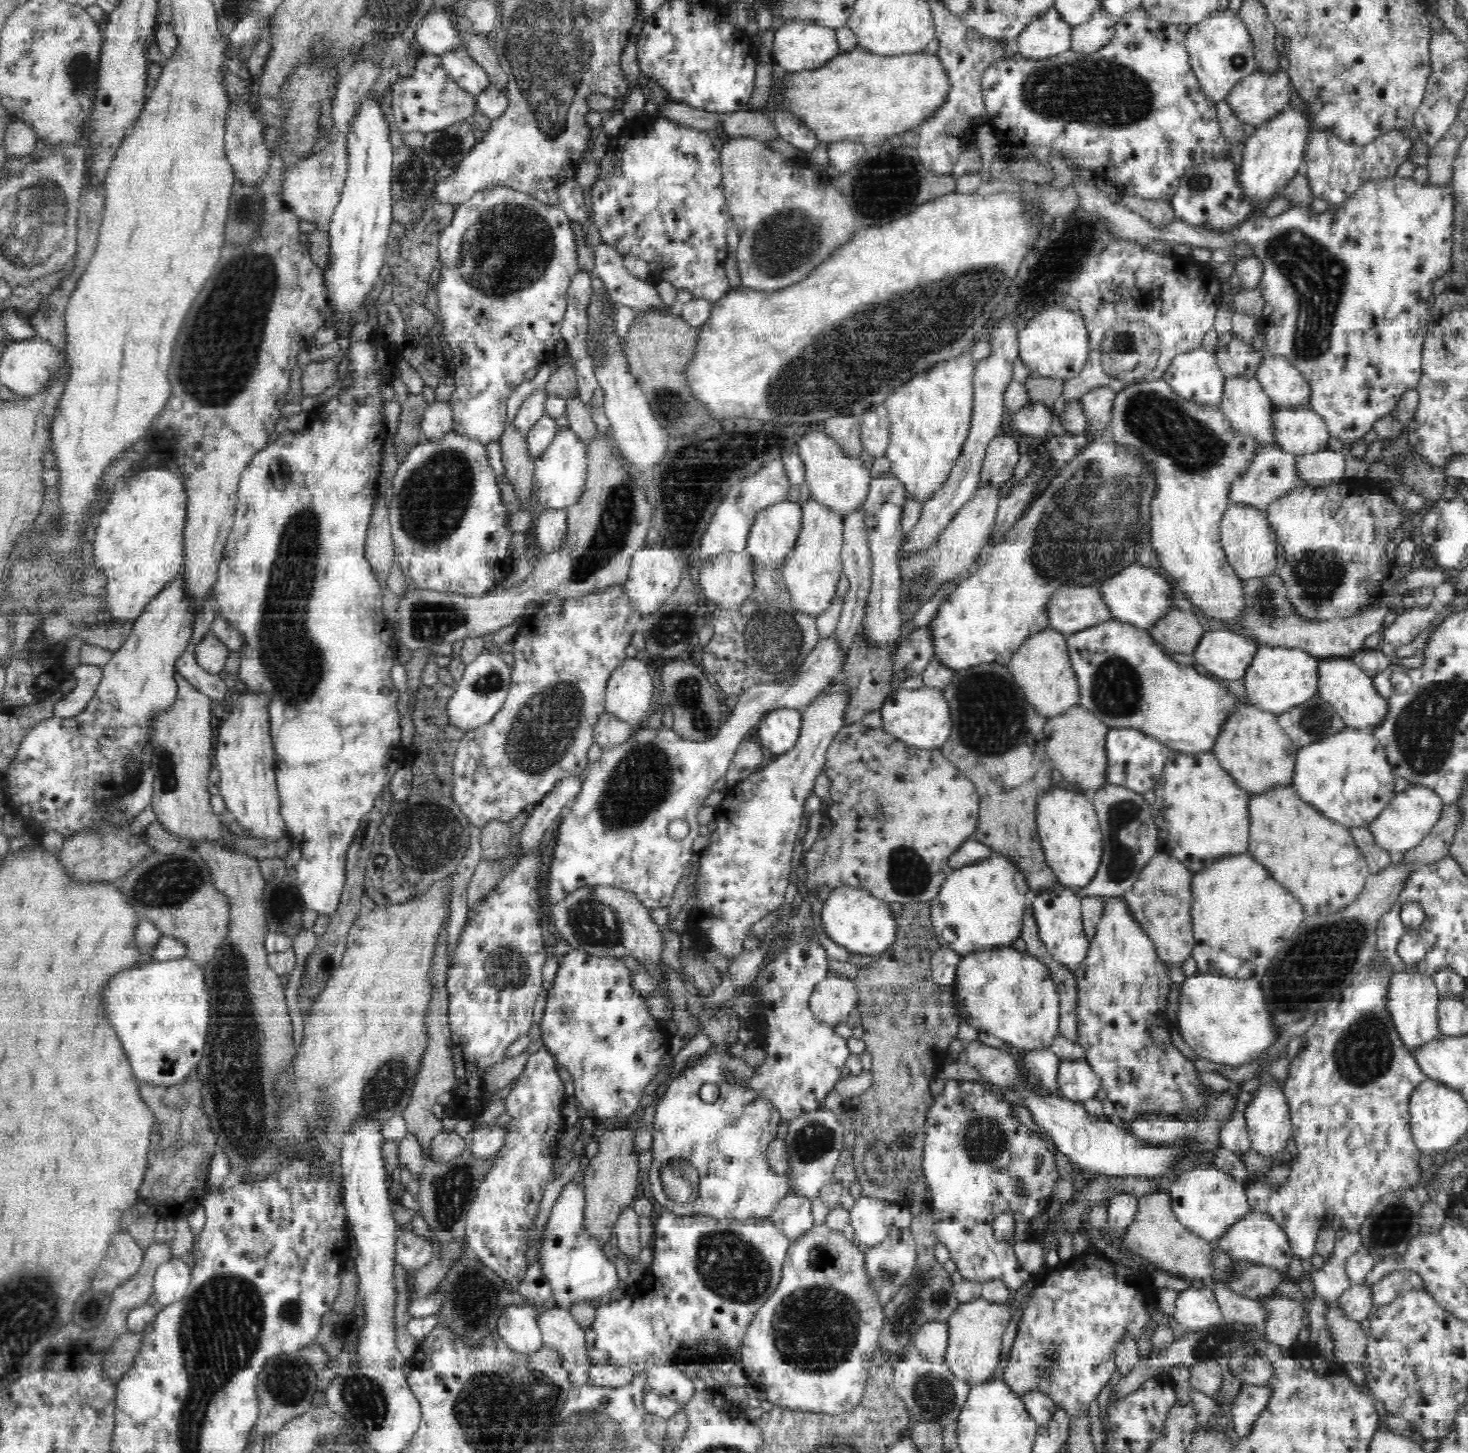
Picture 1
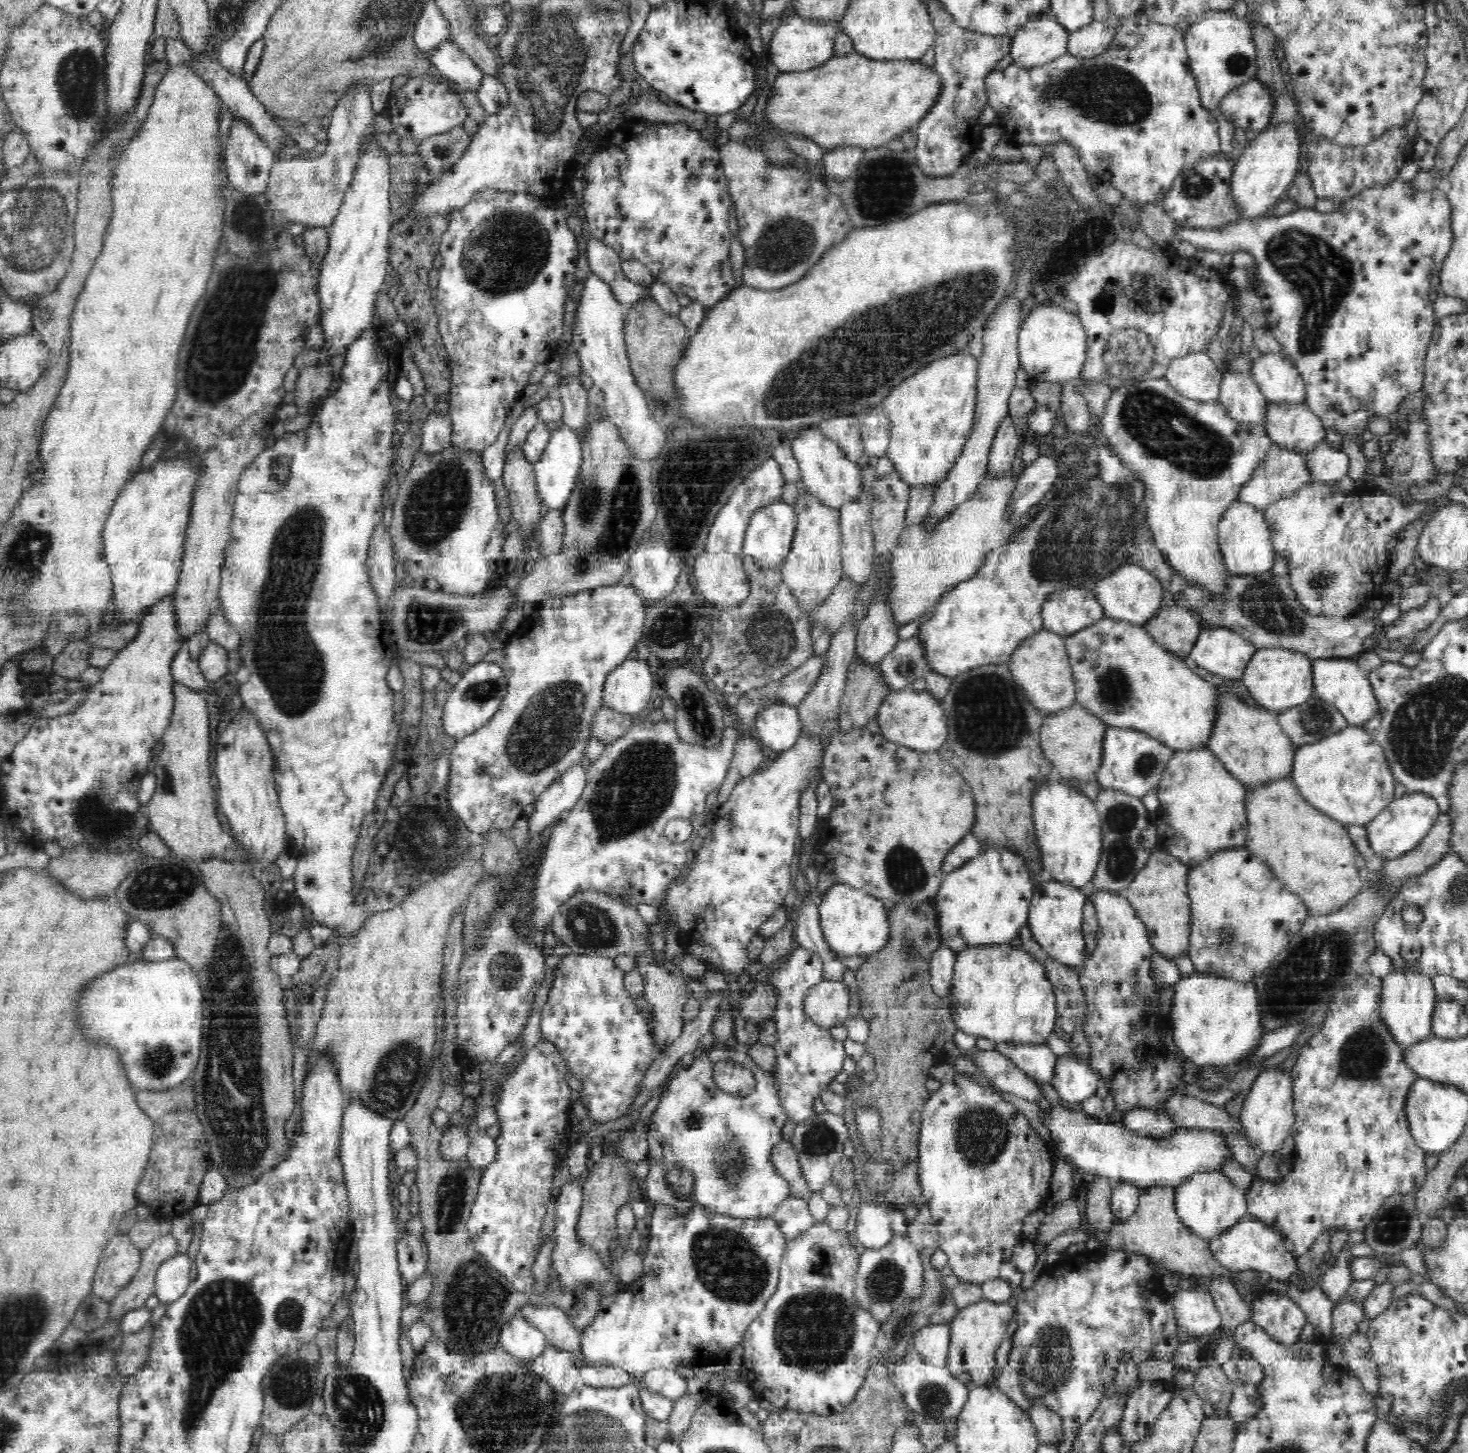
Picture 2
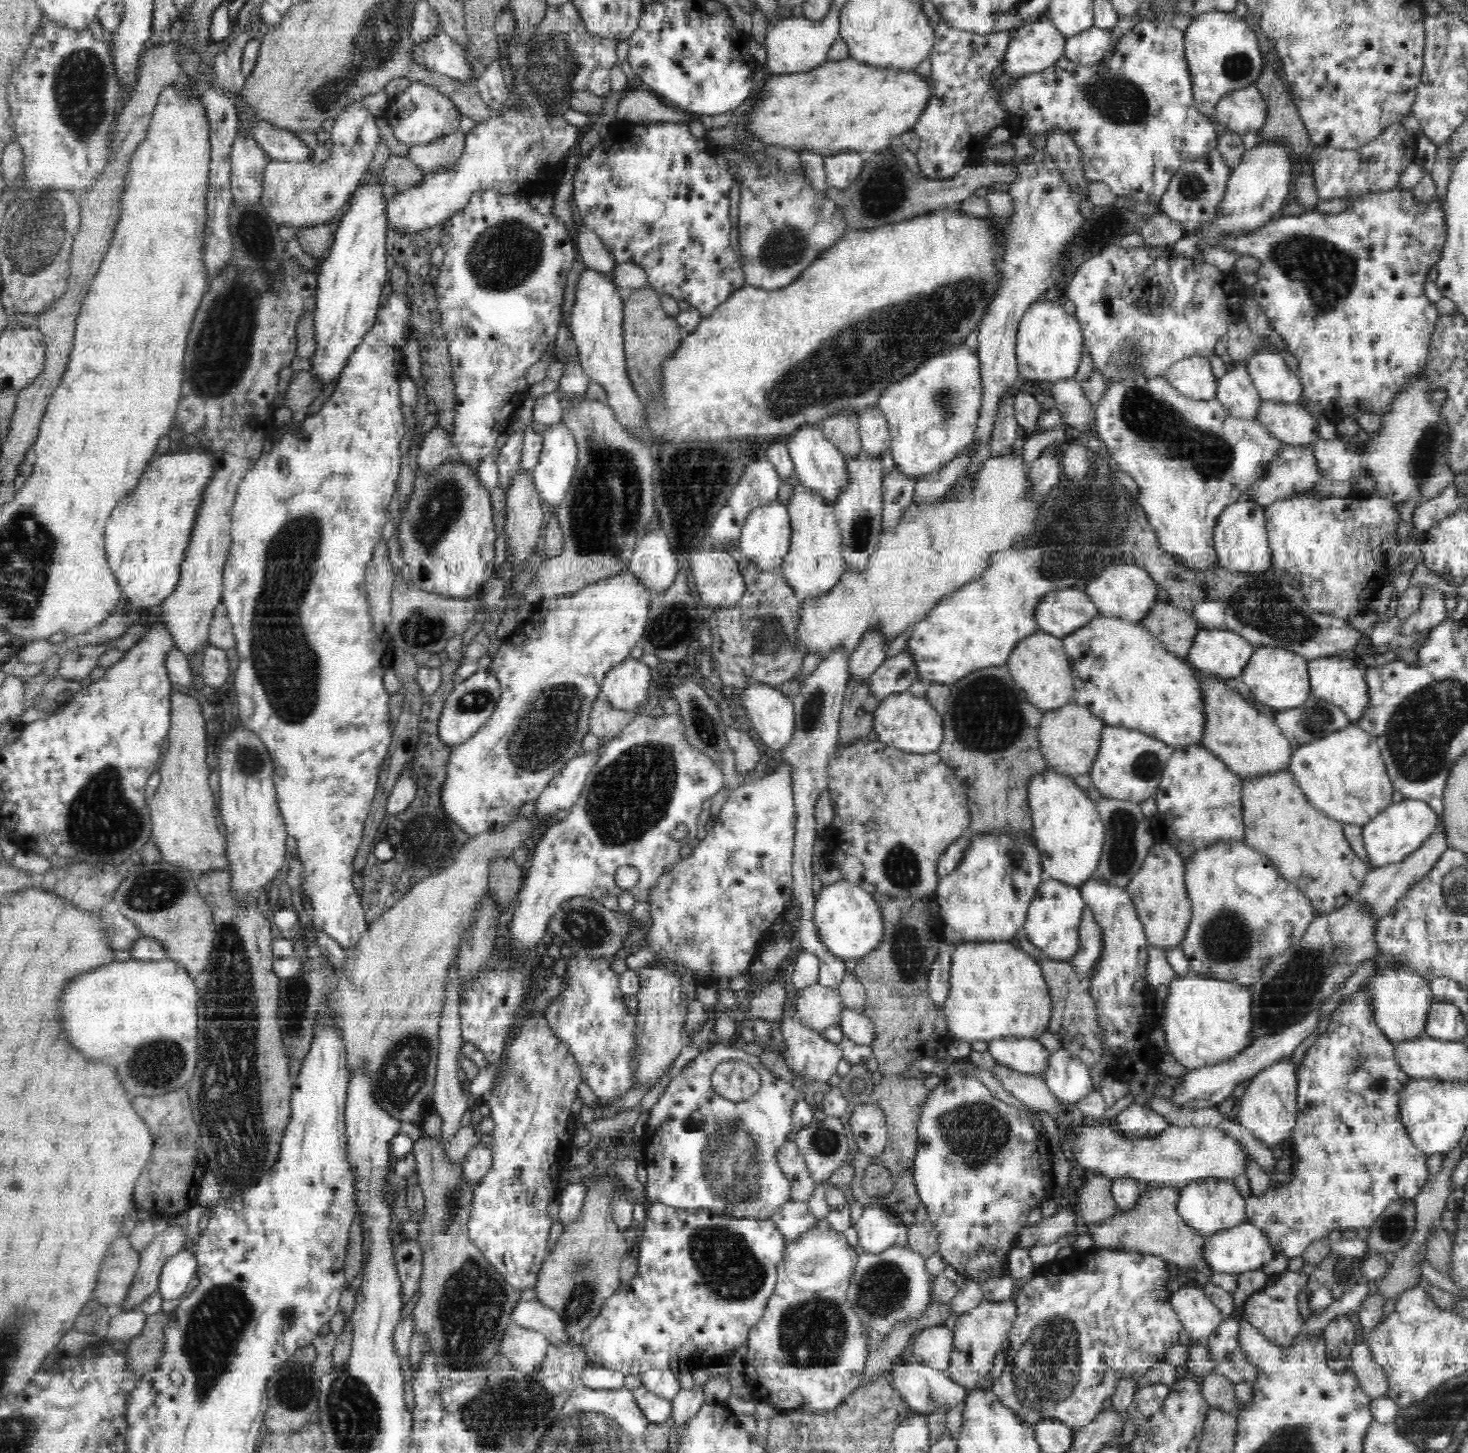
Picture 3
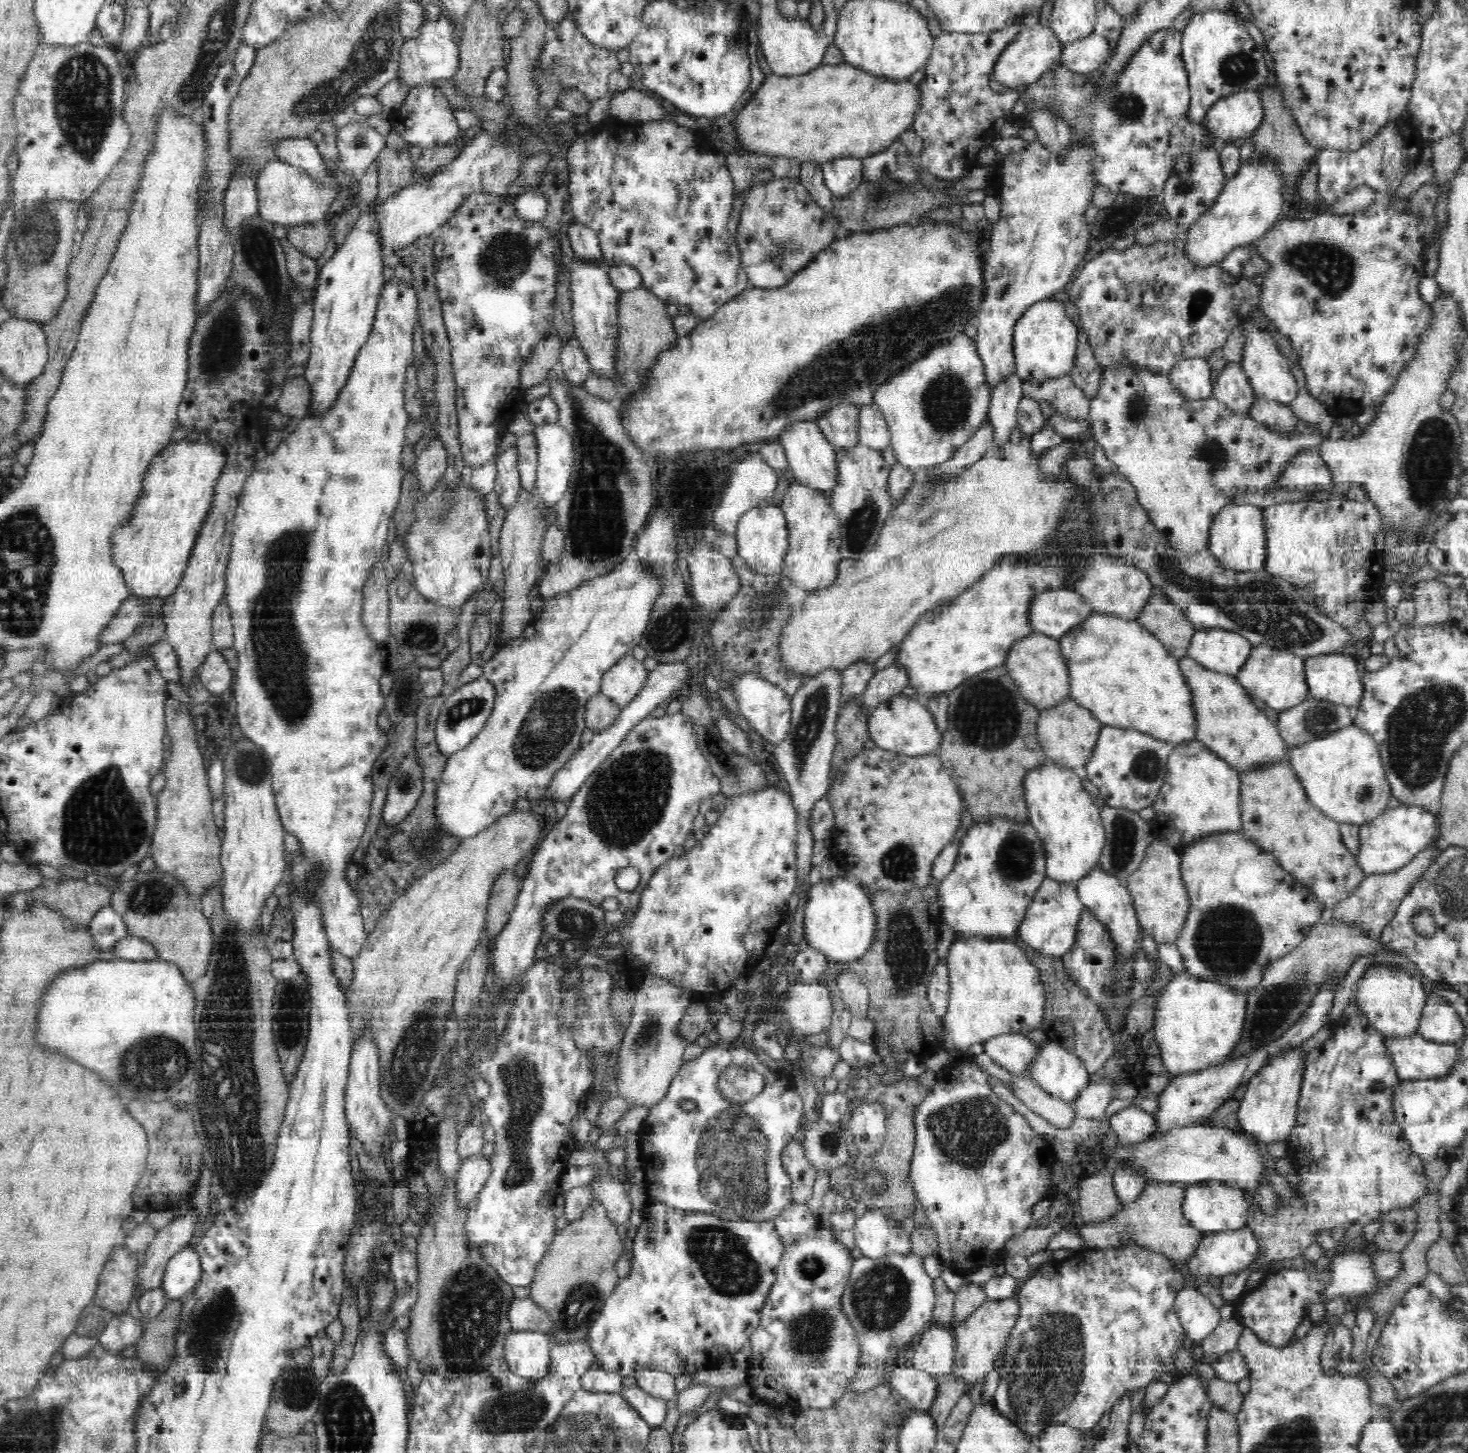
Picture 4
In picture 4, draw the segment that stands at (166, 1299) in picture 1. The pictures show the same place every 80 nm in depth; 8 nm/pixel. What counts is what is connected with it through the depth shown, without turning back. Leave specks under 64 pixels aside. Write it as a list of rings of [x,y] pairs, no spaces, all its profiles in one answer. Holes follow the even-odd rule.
[[[188,1245],[178,1251],[166,1264],[161,1287],[169,1300],[176,1301],[194,1290],[202,1278],[202,1267],[198,1251]]]

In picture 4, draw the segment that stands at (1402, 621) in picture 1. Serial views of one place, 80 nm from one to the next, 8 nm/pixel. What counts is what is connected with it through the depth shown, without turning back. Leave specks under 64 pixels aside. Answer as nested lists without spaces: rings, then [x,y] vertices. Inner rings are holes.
[[[1440,580],[1420,581],[1412,590],[1416,616],[1408,625],[1430,627],[1450,620],[1450,588]]]

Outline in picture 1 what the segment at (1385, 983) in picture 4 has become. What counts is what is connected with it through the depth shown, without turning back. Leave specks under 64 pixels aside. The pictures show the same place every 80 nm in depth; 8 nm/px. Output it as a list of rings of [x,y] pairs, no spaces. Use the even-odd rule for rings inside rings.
[[[1415,969],[1392,975],[1388,987],[1387,1008],[1406,1048],[1414,1050],[1424,1044],[1433,1043],[1434,1040],[1442,1040],[1442,1030],[1438,1022],[1440,1001],[1441,996],[1432,977],[1421,974]]]

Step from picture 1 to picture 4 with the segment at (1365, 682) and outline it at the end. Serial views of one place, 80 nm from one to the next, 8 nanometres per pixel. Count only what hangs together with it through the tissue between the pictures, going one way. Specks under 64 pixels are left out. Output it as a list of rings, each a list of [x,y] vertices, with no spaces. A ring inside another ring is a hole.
[[[1333,653],[1304,659],[1310,696],[1342,704],[1353,712],[1361,706],[1365,692],[1363,674],[1356,667],[1352,653]]]

